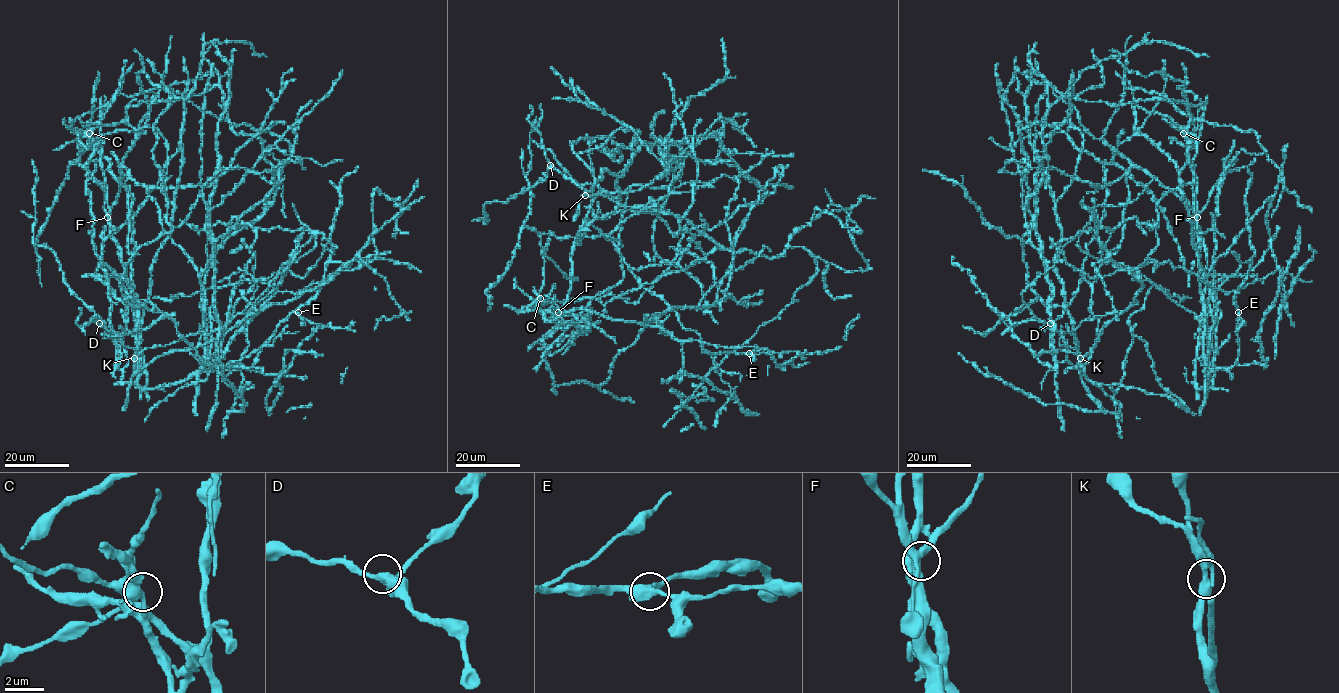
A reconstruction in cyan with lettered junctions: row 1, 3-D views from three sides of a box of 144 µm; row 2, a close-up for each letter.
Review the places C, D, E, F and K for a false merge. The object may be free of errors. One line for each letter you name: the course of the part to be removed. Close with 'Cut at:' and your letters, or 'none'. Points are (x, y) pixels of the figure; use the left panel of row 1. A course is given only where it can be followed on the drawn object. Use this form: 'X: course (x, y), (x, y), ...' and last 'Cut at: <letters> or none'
K: course (134, 358), (146, 348), (220, 330), (315, 236), (309, 252), (265, 279), (153, 298)
Cut at: K

